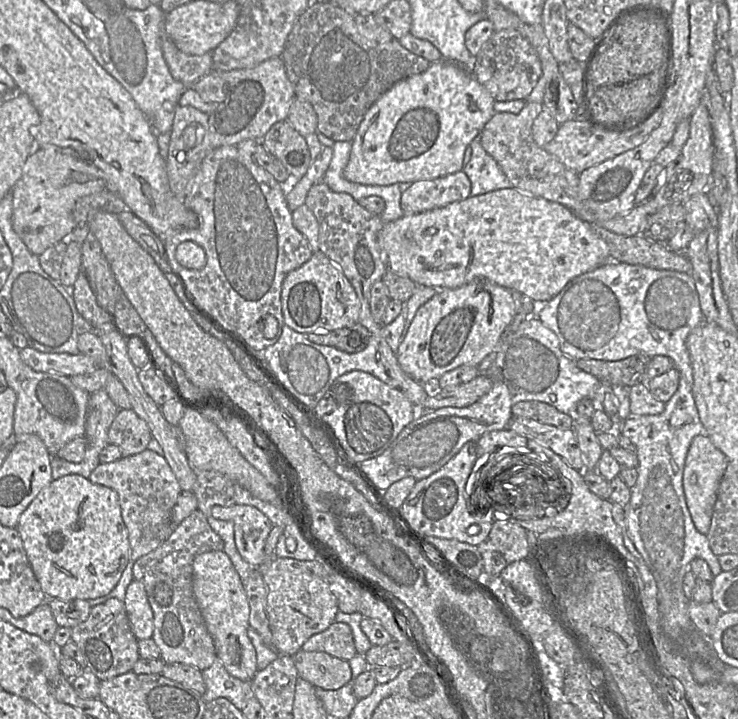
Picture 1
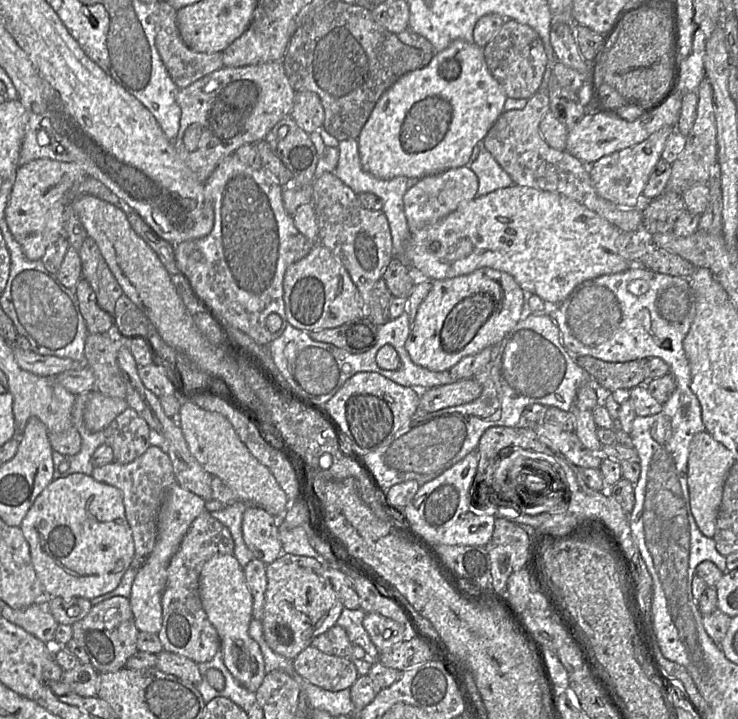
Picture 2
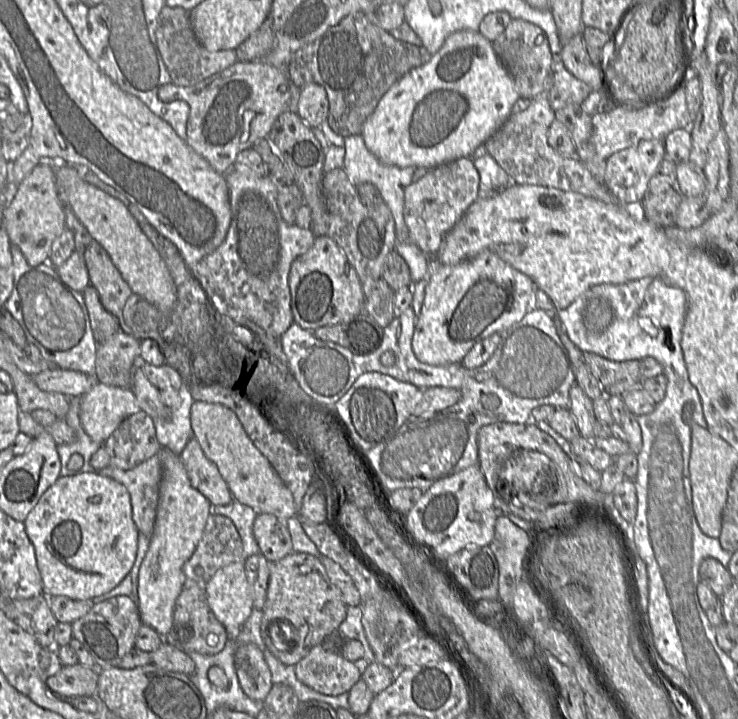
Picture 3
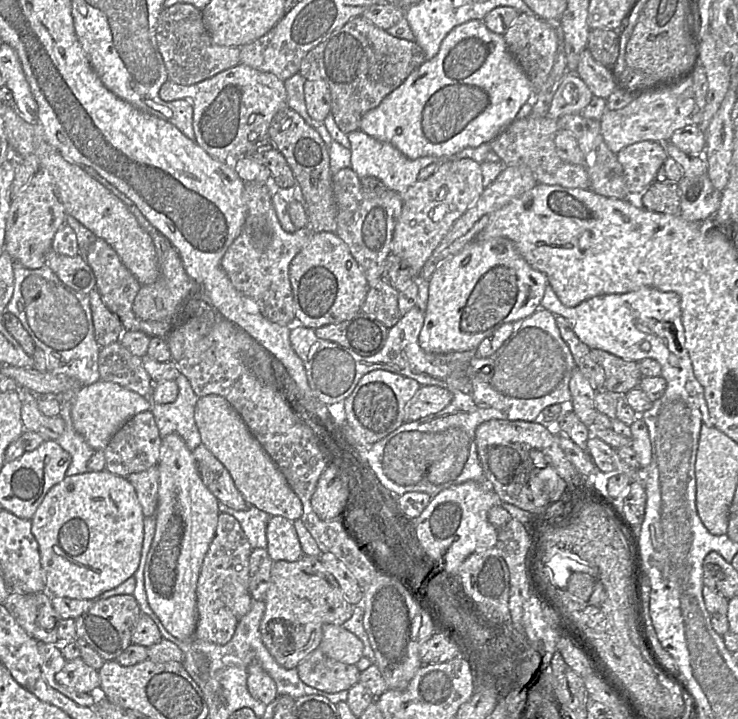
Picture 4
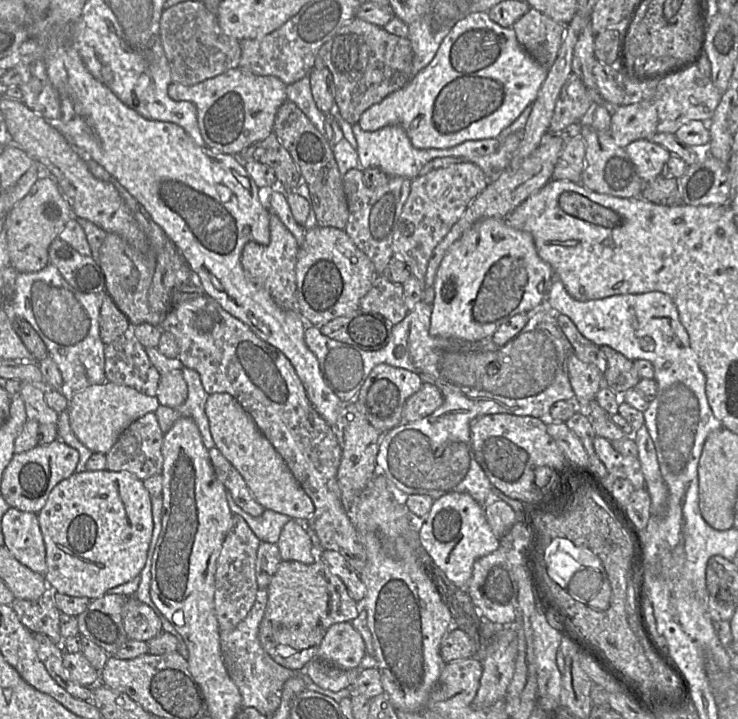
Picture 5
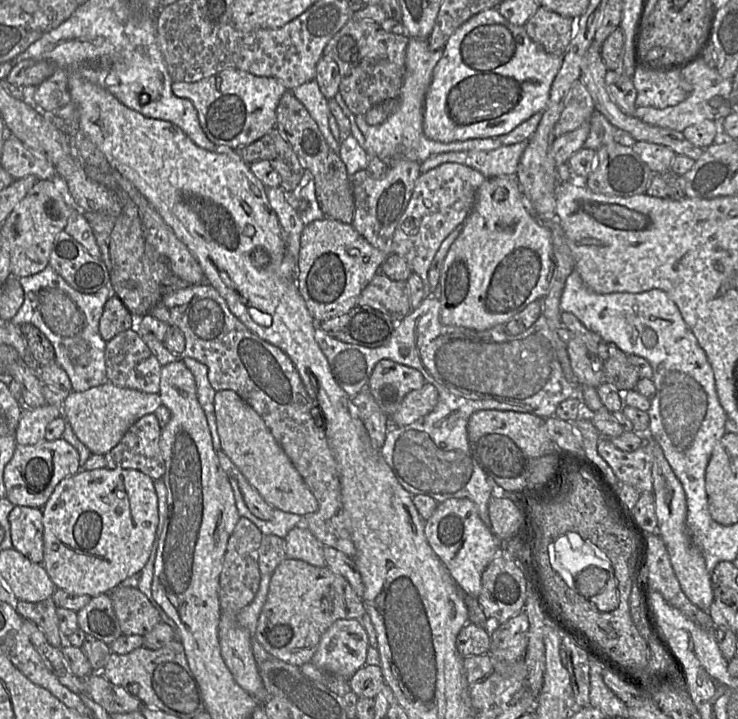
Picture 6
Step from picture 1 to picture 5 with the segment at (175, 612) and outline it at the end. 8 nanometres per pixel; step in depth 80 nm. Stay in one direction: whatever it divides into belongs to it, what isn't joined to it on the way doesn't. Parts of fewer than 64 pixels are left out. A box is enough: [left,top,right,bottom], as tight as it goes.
[214,514,260,632]

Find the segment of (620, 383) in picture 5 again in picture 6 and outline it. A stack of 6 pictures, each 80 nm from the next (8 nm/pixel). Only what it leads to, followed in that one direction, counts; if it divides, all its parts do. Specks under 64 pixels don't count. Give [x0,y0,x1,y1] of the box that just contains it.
[603,343,640,391]

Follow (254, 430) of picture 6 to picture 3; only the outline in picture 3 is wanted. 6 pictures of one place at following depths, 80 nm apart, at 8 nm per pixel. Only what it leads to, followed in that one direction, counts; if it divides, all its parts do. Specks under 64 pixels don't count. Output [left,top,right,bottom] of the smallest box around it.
[190,401,297,520]

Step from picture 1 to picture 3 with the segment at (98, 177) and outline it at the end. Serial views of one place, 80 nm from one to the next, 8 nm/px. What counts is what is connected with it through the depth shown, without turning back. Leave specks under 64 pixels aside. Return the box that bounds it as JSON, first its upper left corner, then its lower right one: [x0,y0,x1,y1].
[2,161,66,266]

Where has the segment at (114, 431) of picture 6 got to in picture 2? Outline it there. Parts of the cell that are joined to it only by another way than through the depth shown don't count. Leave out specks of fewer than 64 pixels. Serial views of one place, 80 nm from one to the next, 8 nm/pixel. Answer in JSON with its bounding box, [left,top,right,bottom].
[84,389,129,432]

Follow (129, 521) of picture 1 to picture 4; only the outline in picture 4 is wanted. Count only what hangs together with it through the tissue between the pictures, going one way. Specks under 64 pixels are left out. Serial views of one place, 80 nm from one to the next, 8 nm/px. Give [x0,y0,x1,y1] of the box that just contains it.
[126,465,160,517]

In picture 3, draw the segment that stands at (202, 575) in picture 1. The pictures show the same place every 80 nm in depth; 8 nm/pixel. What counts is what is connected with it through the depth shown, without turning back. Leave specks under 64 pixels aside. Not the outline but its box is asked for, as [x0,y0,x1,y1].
[206,562,272,701]

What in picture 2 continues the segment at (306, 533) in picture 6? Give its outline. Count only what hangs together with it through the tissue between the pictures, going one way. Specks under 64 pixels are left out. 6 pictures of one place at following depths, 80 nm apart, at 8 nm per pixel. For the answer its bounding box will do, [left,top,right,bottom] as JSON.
[242,506,283,565]

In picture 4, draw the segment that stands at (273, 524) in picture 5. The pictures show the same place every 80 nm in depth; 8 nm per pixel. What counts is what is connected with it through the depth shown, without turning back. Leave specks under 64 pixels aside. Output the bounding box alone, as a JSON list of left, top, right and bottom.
[219,503,271,549]

